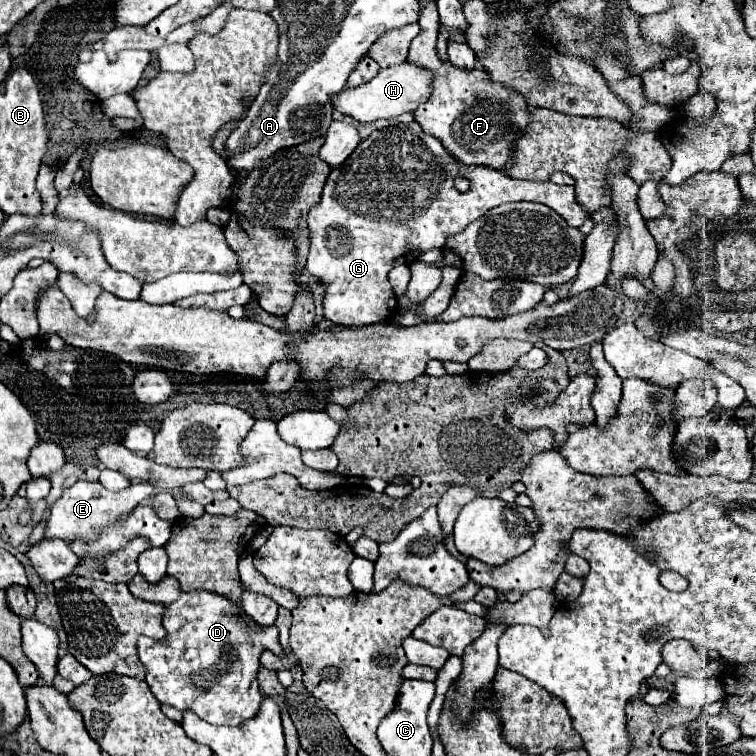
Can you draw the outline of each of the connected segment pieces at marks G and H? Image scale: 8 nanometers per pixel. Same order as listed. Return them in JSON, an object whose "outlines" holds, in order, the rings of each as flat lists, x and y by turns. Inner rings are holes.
{"outlines":[[[416,121,374,131,356,147,356,151,344,161,344,165,330,171,324,185,322,201,314,207,314,211,308,213,310,255,306,269,326,287,322,303,324,319,348,327,390,321,388,317,398,309,398,297,388,283,388,271,394,267,396,259,404,259,408,253,440,249,450,235,456,235,492,207,510,201,544,203,558,215,562,215,562,219,566,219,570,227,580,227,582,221,586,221,586,217,582,217,580,203,576,203,574,187,560,187,550,181,516,181,502,171,486,165,464,167,444,149,438,137,424,133],[454,175,466,177,470,181,470,189,466,193,456,191]],[[404,61,400,65,382,69,370,83,364,83,362,87,344,89,342,93,334,95,332,103,340,115,350,115,362,123,370,123,376,119,392,119,392,117,398,117,404,113,412,113,422,103,426,103,430,99,432,79,434,79,434,75,430,73,430,69]]]}

